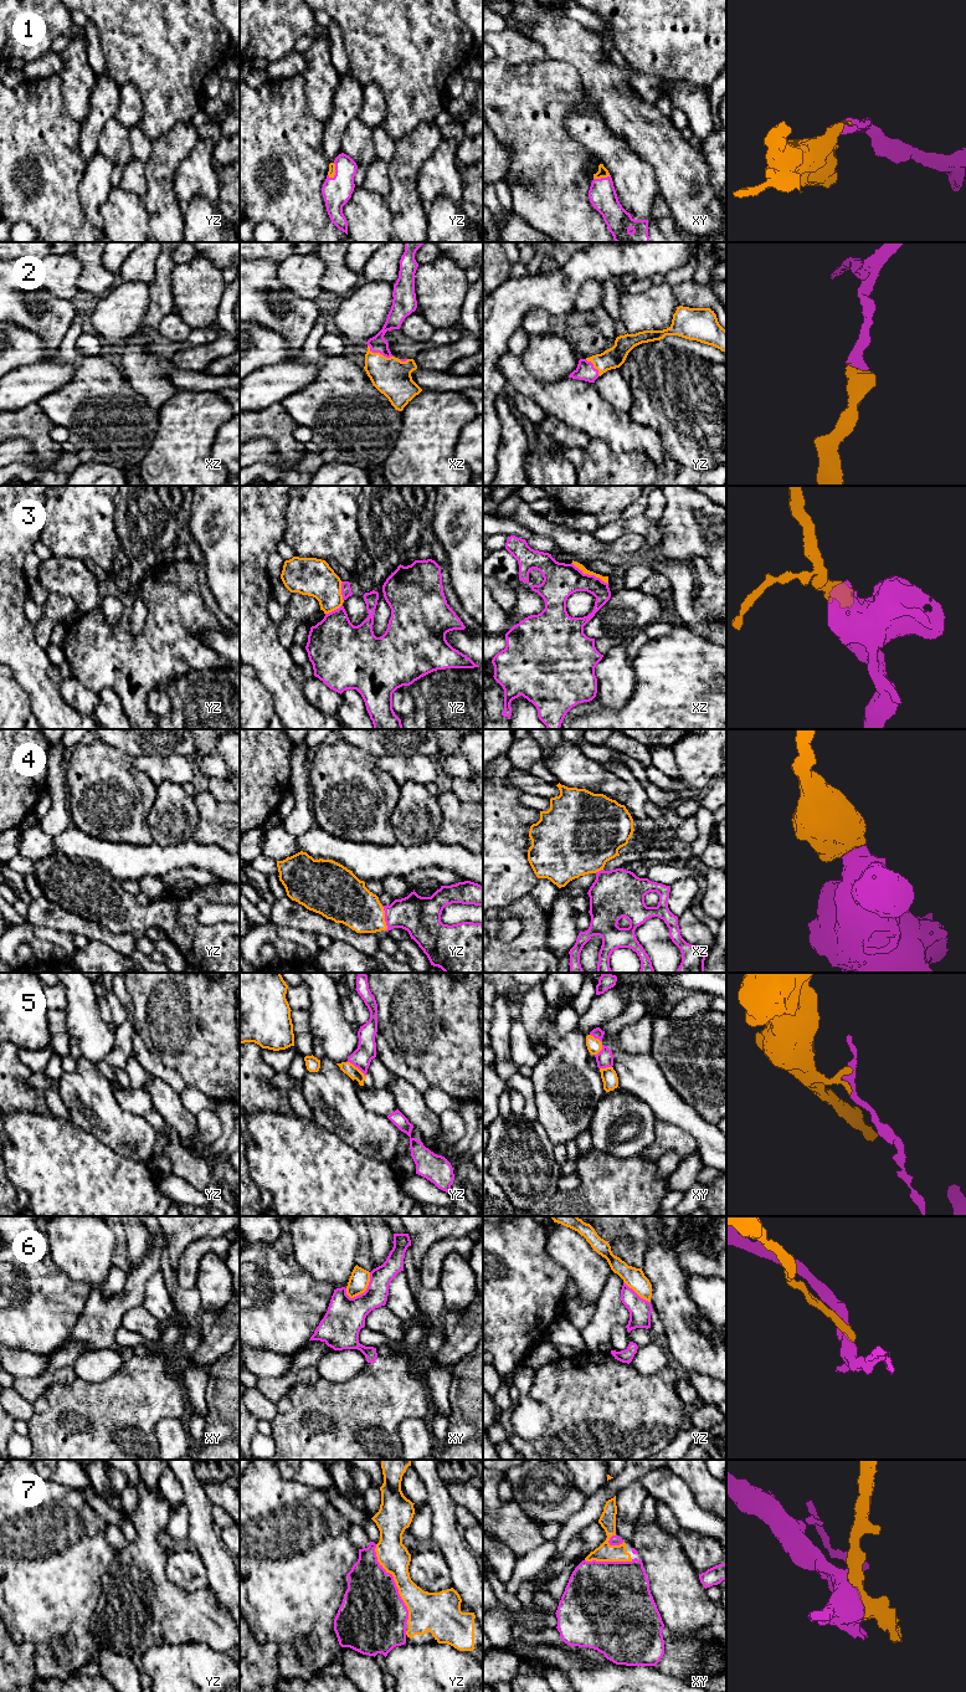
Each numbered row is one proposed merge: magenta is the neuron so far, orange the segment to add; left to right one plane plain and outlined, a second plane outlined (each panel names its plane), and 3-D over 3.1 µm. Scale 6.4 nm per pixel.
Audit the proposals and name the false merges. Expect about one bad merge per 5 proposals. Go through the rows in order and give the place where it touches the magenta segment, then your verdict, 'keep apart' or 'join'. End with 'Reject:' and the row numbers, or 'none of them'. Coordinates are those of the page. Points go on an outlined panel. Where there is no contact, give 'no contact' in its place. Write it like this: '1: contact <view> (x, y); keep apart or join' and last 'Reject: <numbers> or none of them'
1: contact xy (601, 178); join
2: contact xz (379, 352); join
3: contact xz (590, 575); keep apart
4: contact yz (385, 918); join
5: contact yz (356, 1066); keep apart
6: contact xy (366, 1288); keep apart
7: contact yz (395, 1583); join
Reject: 3, 5, 6

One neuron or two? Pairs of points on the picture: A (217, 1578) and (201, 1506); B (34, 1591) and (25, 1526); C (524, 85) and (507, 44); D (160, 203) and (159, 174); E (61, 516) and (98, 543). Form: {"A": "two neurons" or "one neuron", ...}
{"A": "one neuron", "B": "one neuron", "C": "two neurons", "D": "one neuron", "E": "one neuron"}

